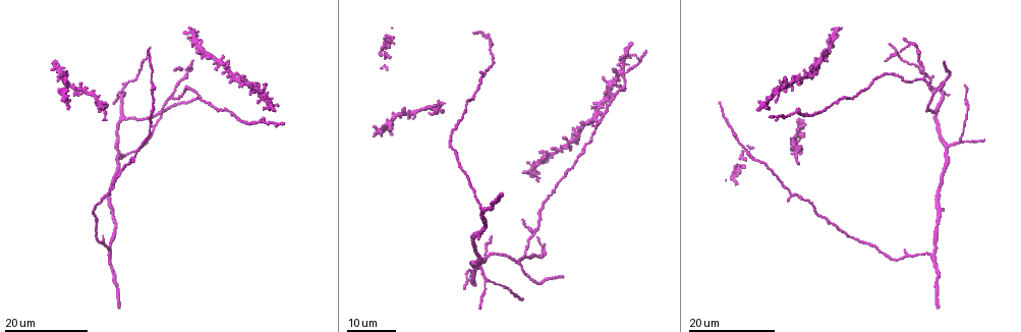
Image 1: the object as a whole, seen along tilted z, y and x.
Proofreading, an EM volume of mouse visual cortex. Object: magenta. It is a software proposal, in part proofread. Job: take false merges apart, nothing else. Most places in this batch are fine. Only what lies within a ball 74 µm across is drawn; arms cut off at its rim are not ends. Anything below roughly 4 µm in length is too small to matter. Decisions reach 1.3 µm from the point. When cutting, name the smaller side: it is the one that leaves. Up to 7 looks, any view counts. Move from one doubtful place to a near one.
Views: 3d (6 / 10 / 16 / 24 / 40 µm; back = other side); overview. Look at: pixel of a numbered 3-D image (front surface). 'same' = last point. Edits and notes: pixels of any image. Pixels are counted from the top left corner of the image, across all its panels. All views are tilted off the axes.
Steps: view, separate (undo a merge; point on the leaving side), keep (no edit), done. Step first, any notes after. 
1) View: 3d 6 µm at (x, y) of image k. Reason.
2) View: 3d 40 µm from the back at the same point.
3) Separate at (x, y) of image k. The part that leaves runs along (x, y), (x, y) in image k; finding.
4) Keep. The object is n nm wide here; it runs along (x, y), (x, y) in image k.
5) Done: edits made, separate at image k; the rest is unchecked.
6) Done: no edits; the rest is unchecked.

View: 3d 24 µm at (110, 254) of image 1. Three arms meet.

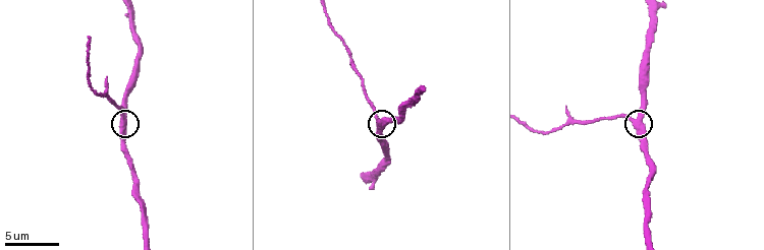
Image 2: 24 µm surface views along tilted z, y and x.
View: 3d 6 µm at (122, 122) of image 2.

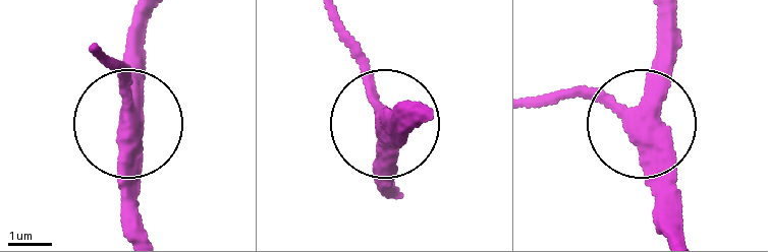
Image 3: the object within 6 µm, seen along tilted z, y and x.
Keep. 3 arms meet here; it runs along (666, 13), (662, 86), (638, 134), (659, 225) in image 3; all the same cell.

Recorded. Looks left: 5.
View: 3d 24 µm at (950, 146) of image 1.

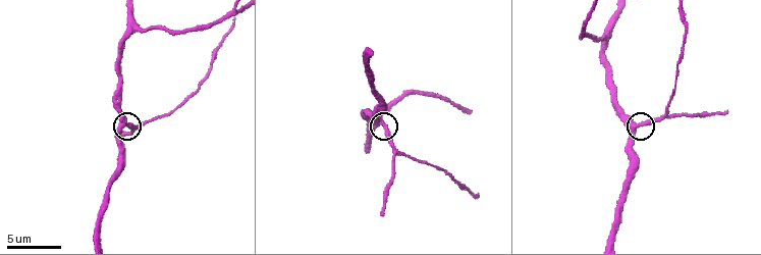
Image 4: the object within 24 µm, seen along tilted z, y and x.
View: 3d 6 µm at (126, 124) of image 4.

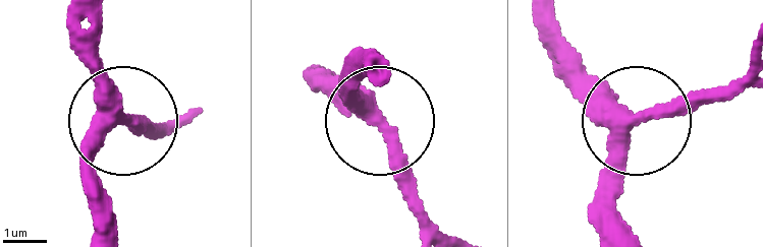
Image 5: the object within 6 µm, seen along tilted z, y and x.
Keep. It runs along (538, 11), (581, 75), (641, 113), (687, 112), (731, 84) in image 5; one cell here.

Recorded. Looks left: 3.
View: 3d 16 µm at (922, 76) of image 1.

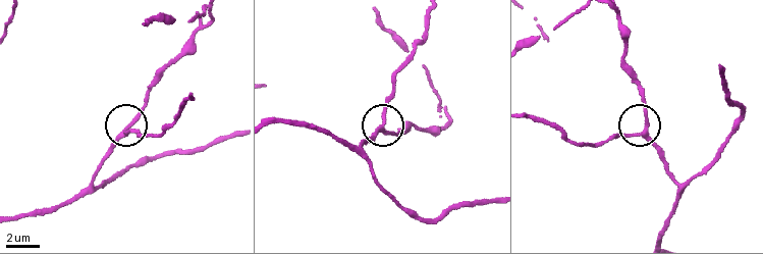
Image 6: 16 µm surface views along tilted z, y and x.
View: 3d 10 µm at (381, 128) of image 6.

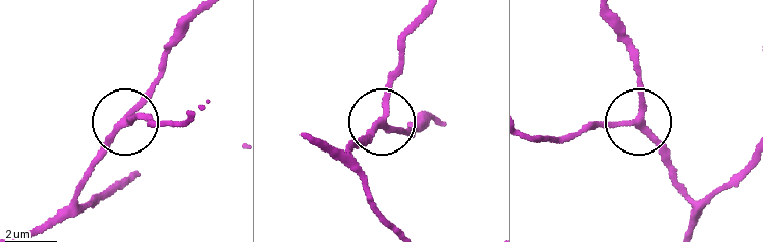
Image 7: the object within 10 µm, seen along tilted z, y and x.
Keep. It runs along (315, 138), (342, 154), (378, 125), (411, 134) in image 7; all the same cell.

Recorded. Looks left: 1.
Done: no edits; the rest is unchecked.

